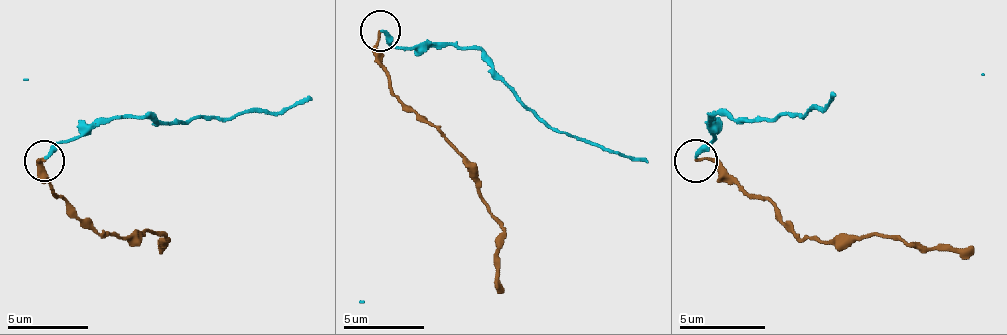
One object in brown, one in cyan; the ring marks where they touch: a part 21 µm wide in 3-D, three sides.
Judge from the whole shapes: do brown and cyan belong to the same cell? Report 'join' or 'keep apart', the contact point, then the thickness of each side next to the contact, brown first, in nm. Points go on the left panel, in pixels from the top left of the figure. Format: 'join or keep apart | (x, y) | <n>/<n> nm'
keep apart | (44, 160) | 130/260 nm

